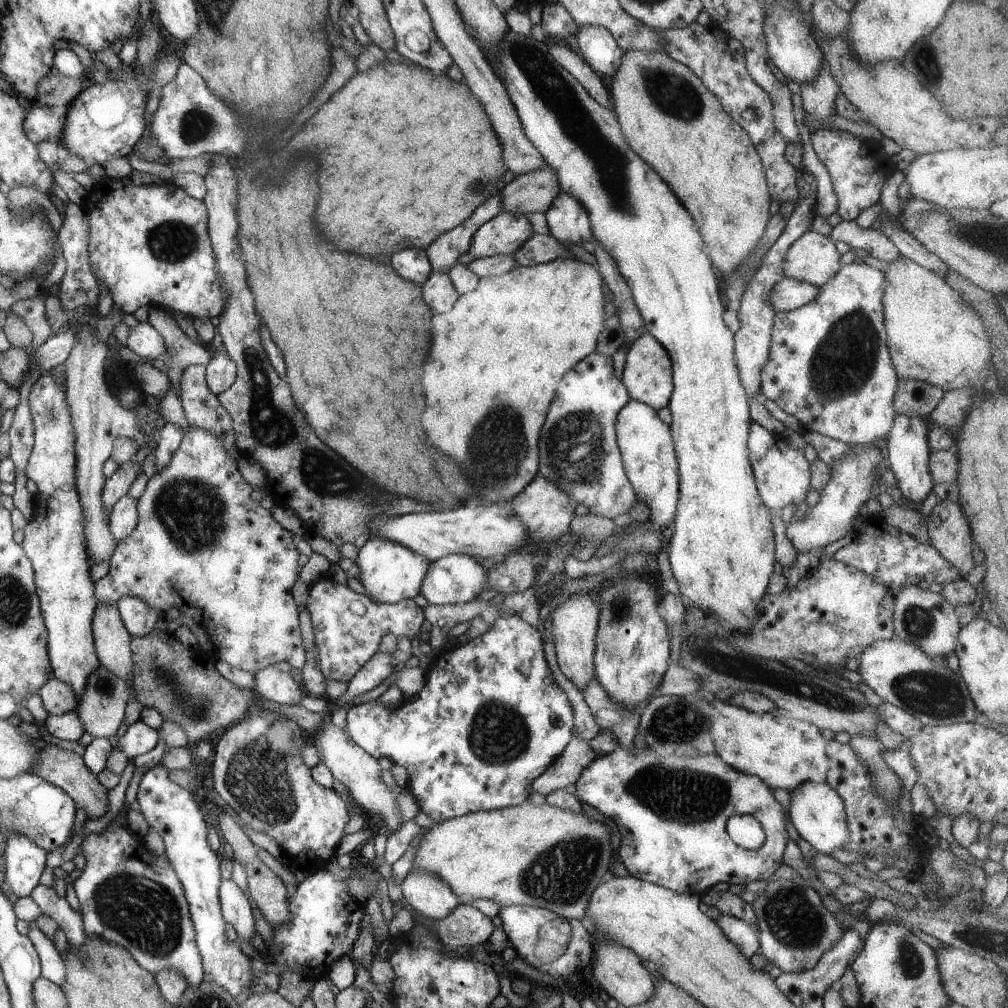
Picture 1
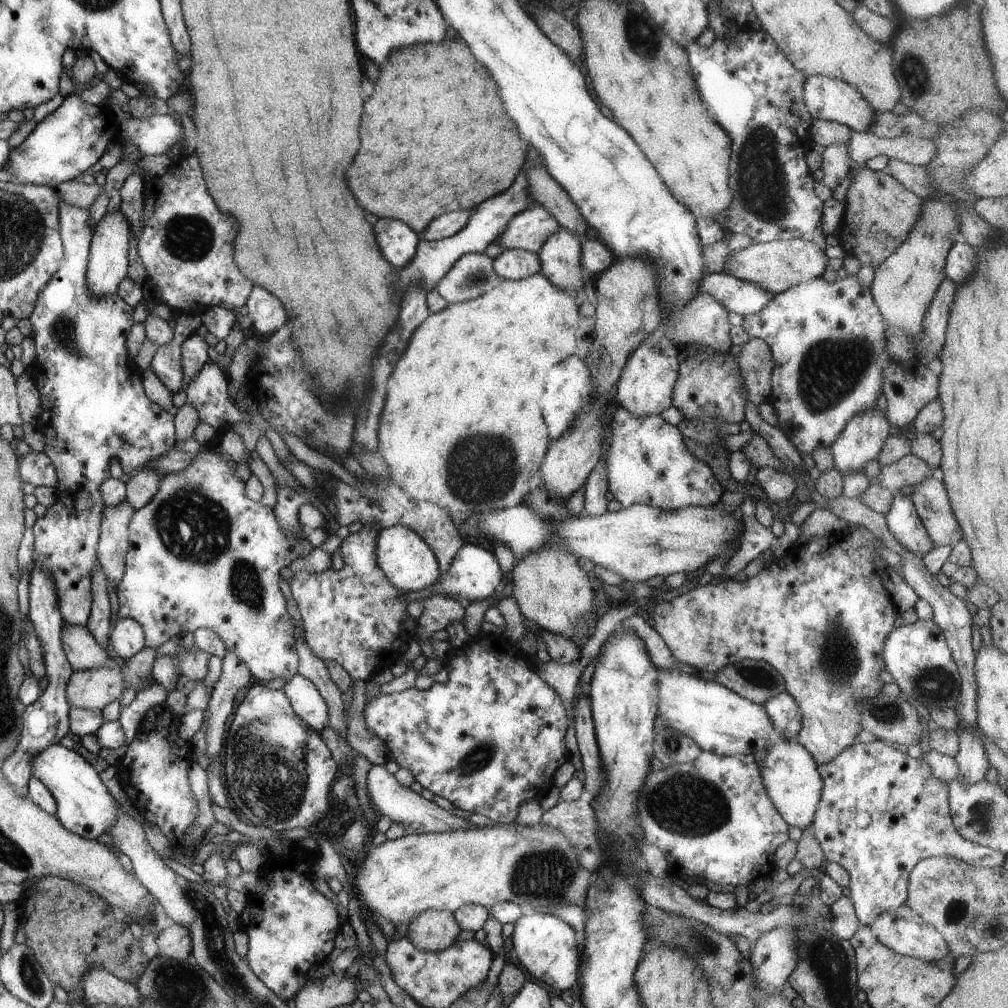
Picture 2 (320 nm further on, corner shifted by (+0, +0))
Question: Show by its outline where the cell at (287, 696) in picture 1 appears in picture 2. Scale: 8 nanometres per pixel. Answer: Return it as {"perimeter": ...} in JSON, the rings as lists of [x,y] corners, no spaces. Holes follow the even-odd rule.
{"perimeter":[[[294,675],[283,689],[290,699],[292,708],[317,733],[329,726],[329,708],[318,689],[302,675]]]}

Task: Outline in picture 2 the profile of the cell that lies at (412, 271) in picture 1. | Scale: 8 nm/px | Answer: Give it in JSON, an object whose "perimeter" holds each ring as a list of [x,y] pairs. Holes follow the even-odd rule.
{"perimeter":[[[384,218],[374,224],[376,242],[383,257],[396,269],[406,266],[417,251],[417,232],[400,220]]]}

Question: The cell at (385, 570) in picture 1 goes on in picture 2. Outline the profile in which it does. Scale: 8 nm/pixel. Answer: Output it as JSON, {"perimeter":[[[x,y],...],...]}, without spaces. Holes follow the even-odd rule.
{"perimeter":[[[394,525],[380,530],[376,539],[376,556],[379,567],[390,583],[402,592],[416,592],[434,585],[441,575],[439,564],[430,545],[411,528]]]}

